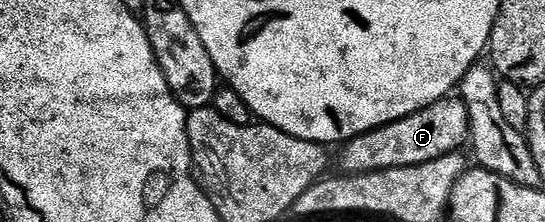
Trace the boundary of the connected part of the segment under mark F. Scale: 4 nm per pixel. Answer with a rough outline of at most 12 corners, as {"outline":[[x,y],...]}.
{"outline":[[438,99],[341,147],[364,175],[425,165],[468,142],[468,104]]}

